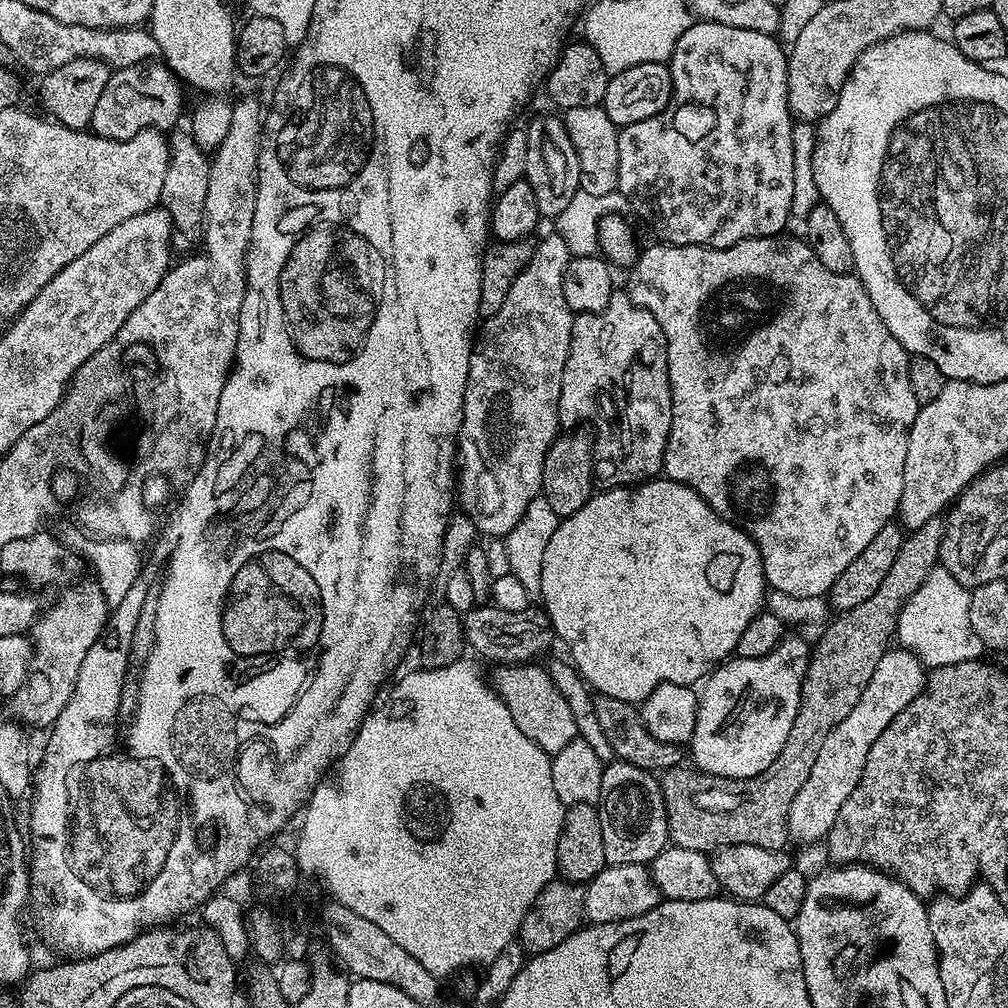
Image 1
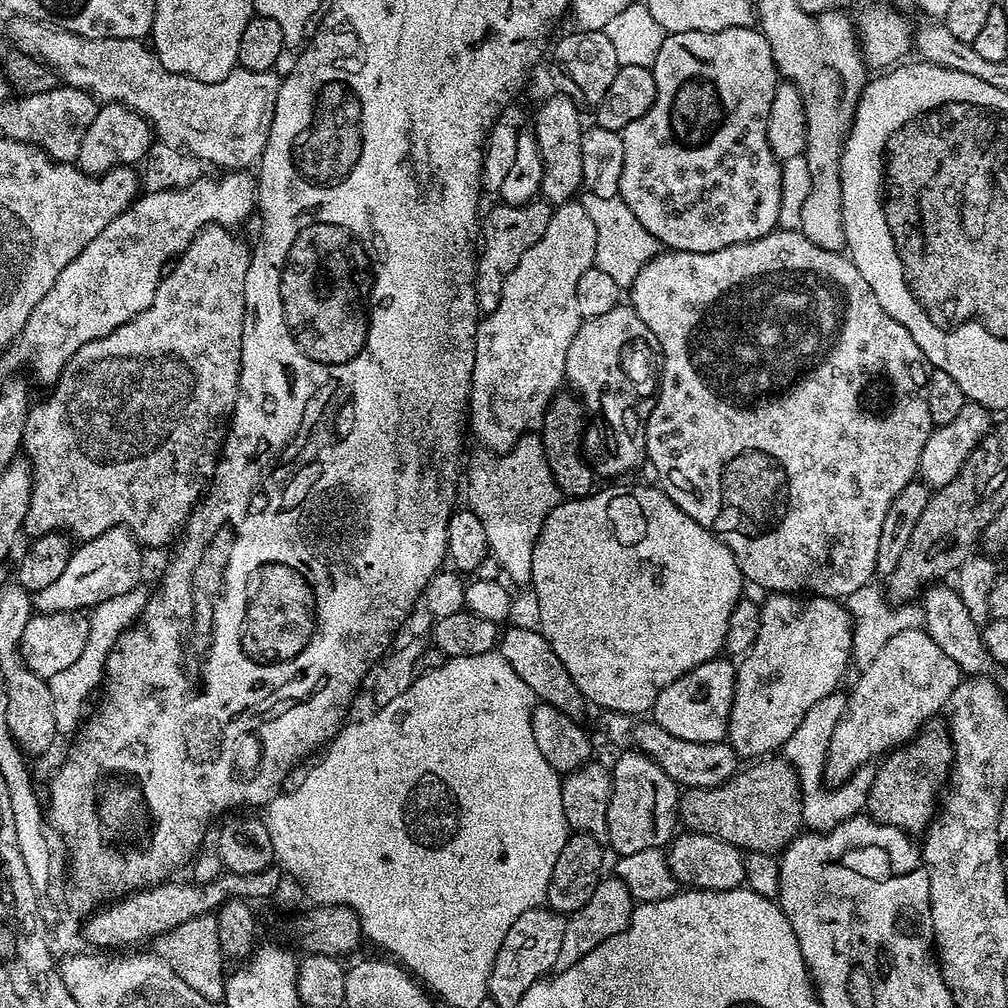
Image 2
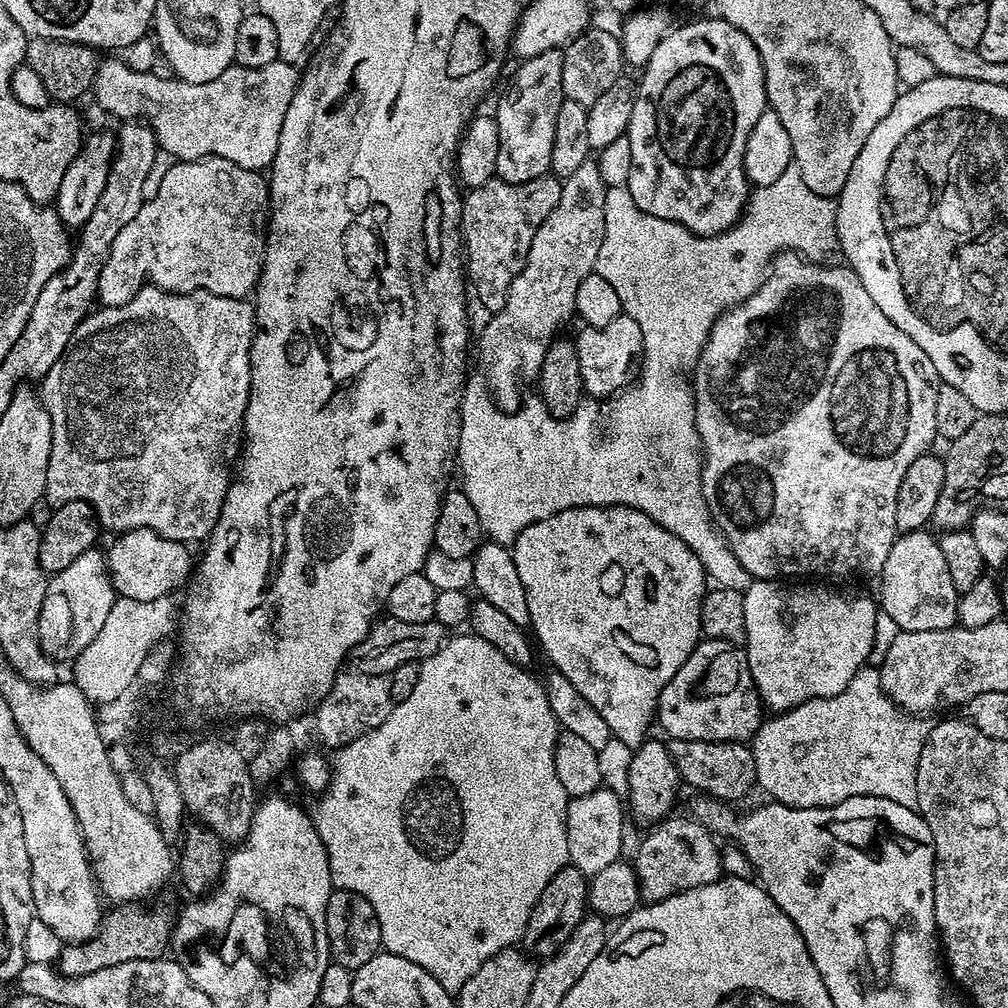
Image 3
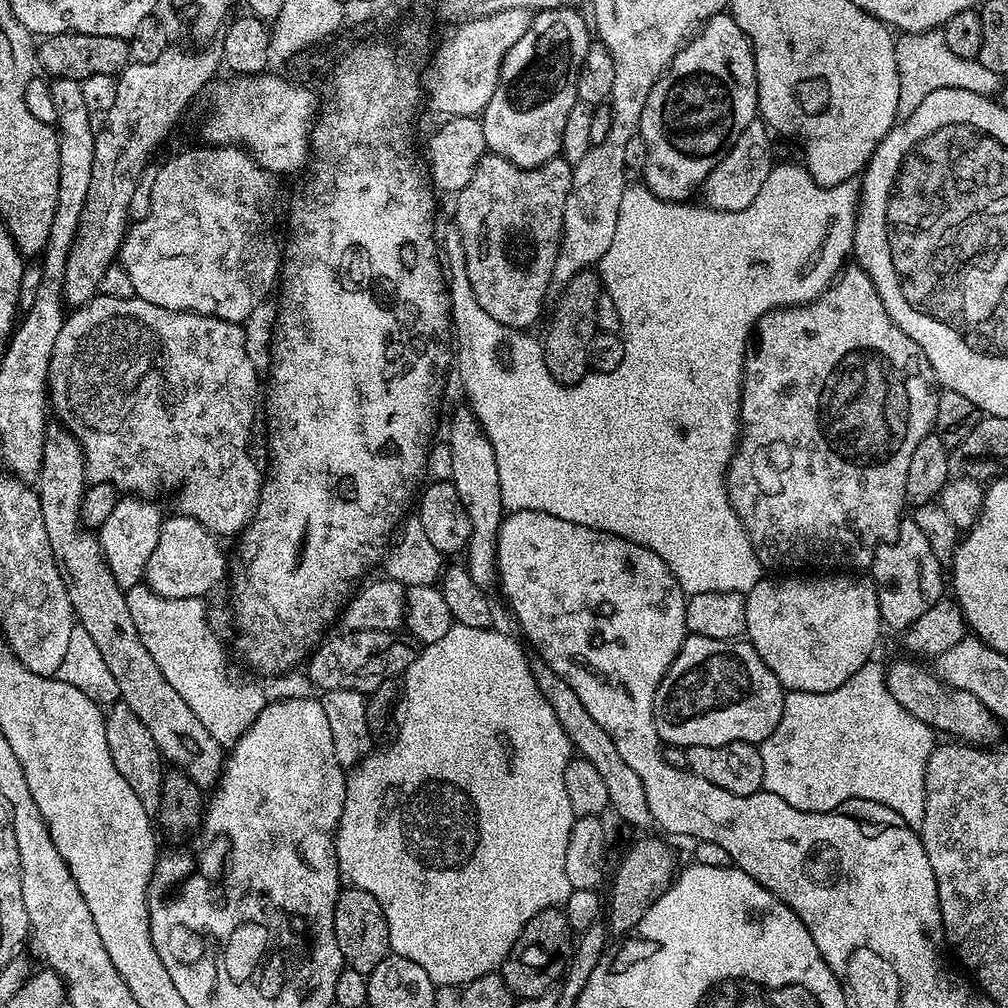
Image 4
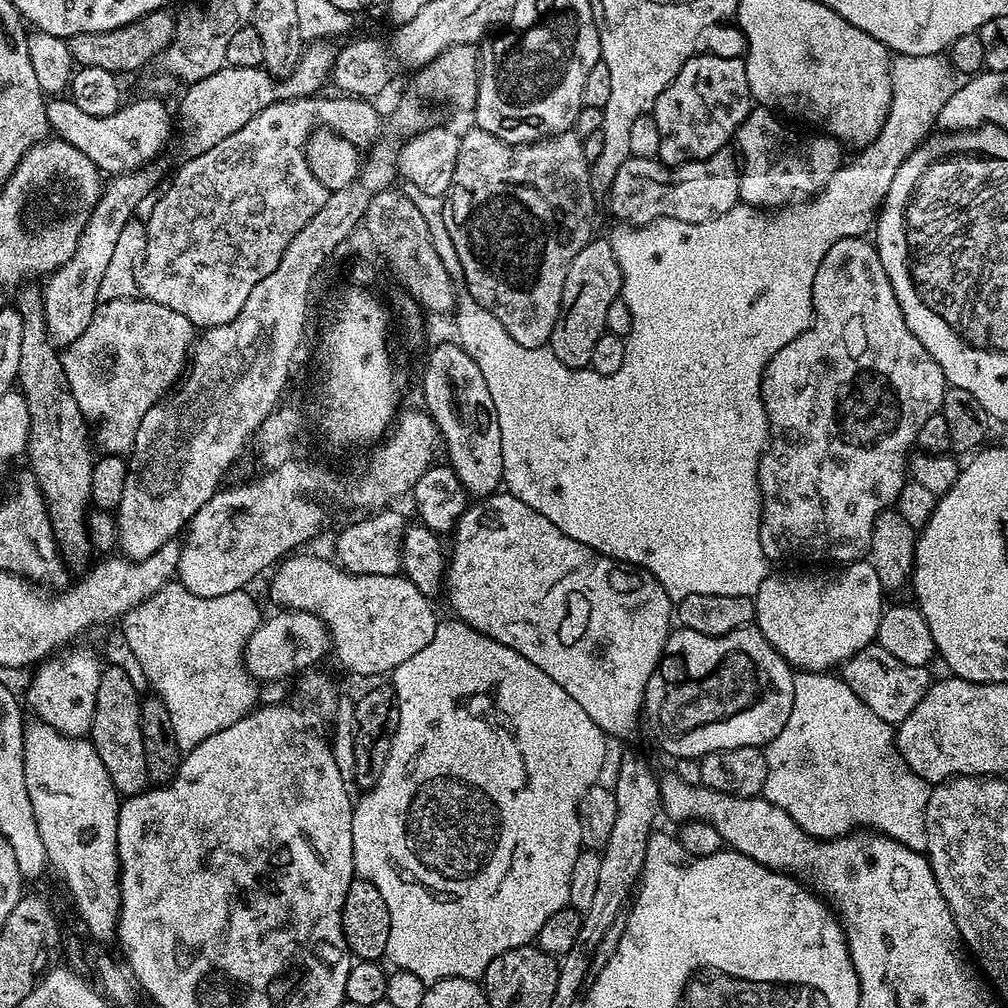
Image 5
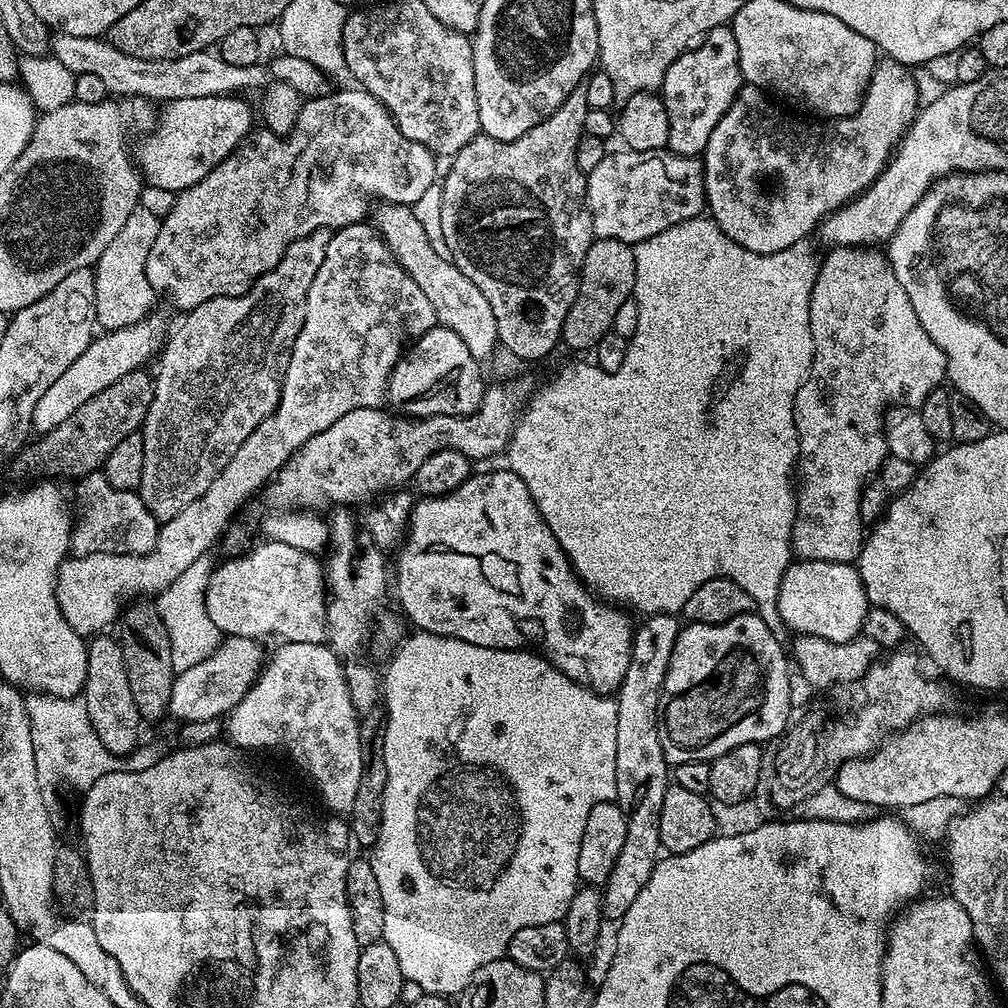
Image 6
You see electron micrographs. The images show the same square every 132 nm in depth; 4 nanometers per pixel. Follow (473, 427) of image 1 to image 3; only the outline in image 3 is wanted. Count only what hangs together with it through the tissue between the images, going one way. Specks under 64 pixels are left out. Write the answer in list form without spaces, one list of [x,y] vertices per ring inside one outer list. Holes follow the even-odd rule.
[[[589,158],[585,164],[582,166],[578,166],[578,170],[574,170],[574,174],[570,174],[569,176],[563,177],[562,180],[562,198],[558,198],[558,206],[554,206],[554,210],[550,210],[550,218],[546,218],[546,222],[542,222],[542,226],[538,226],[538,234],[534,234],[534,242],[530,242],[530,254],[526,258],[526,262],[522,266],[522,270],[518,274],[518,278],[514,278],[514,282],[510,282],[510,290],[506,294],[506,304],[502,306],[502,310],[498,310],[497,312],[491,313],[487,317],[488,325],[485,326],[484,329],[480,332],[480,356],[484,359],[484,372],[488,375],[488,380],[486,379],[486,387],[489,392],[492,393],[492,401],[498,405],[504,412],[515,412],[517,408],[520,407],[521,404],[524,403],[526,399],[526,393],[524,393],[524,383],[527,380],[535,381],[540,374],[540,367],[542,366],[542,362],[544,361],[544,355],[548,353],[548,349],[552,347],[554,341],[557,339],[558,333],[556,331],[559,330],[560,327],[563,326],[564,323],[567,322],[568,319],[573,319],[574,313],[576,311],[576,307],[574,306],[574,294],[578,294],[578,286],[582,282],[582,278],[586,278],[586,274],[590,274],[596,267],[596,259],[598,258],[598,246],[602,246],[602,234],[604,233],[604,199],[606,198],[606,194],[608,193],[608,188],[602,182],[602,174],[598,174],[598,166],[596,165],[595,159]]]

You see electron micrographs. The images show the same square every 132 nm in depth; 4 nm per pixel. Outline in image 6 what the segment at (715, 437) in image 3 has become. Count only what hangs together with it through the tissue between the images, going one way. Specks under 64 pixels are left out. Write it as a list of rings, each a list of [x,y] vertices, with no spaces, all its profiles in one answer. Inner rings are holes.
[[[832,246],[822,256],[816,269],[816,281],[810,294],[810,314],[812,315],[812,368],[802,382],[796,395],[794,418],[796,419],[796,437],[800,443],[798,459],[798,487],[796,488],[796,521],[792,527],[792,551],[801,560],[825,560],[826,562],[842,562],[851,564],[859,561],[860,551],[866,539],[866,522],[860,517],[860,491],[879,473],[881,466],[888,459],[888,447],[884,441],[883,431],[886,427],[886,413],[889,408],[919,409],[922,402],[945,383],[948,374],[948,363],[940,345],[934,342],[926,330],[922,330],[922,322],[918,322],[918,314],[914,314],[914,306],[910,306],[910,298],[906,298],[906,290],[902,290],[902,282],[898,282],[898,274],[894,274],[892,264],[883,251],[872,246]]]

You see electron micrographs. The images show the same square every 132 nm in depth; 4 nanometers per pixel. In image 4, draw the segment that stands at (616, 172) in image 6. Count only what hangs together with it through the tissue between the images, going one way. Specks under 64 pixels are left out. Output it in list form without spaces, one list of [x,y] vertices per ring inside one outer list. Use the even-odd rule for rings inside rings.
[[[757,118],[738,134],[738,142],[718,162],[718,166],[707,176],[702,185],[704,192],[703,203],[710,208],[717,208],[719,212],[733,212],[734,210],[746,210],[750,202],[754,202],[754,197],[758,195],[758,190],[766,186],[766,178],[772,172],[774,159],[772,160],[772,139],[773,133],[770,131],[763,119]]]

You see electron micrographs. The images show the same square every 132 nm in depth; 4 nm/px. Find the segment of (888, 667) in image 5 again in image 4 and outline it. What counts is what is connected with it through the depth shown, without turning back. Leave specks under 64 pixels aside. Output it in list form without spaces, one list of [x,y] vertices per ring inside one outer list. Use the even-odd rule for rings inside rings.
[[[896,660],[886,668],[886,679],[890,694],[898,698],[918,722],[926,722],[937,733],[949,732],[949,737],[973,746],[992,746],[1000,736],[1001,721],[974,694],[966,690],[951,688],[939,676],[928,672],[920,664],[911,664],[908,660]]]

